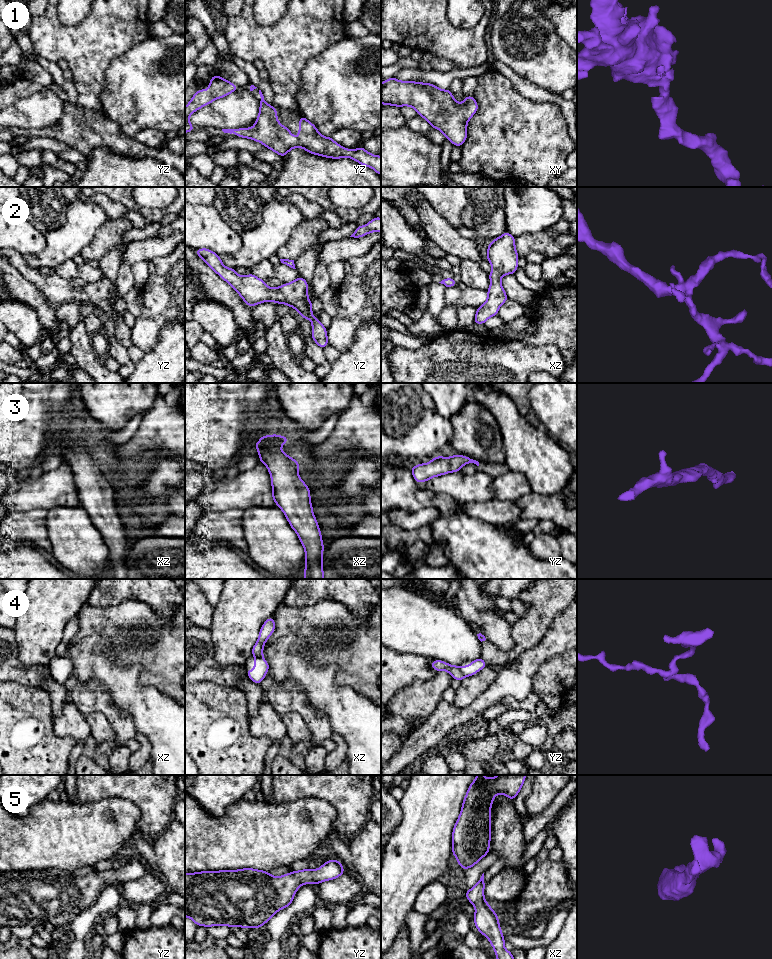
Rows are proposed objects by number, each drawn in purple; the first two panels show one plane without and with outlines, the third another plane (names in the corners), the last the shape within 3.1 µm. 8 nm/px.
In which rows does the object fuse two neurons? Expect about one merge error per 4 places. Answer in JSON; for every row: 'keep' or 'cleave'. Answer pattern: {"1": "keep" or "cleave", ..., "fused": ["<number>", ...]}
{"1": "keep", "2": "keep", "3": "keep", "4": "cleave", "5": "keep", "fused": ["4"]}

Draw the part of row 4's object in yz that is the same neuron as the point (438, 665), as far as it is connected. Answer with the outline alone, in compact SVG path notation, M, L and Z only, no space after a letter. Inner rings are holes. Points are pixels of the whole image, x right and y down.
M433 660L431 663L431 667L438 672L440 672L442 670L447 671L448 673L451 674L453 679L456 679L460 682L464 678L463 674L461 673L461 670L458 666L450 665L444 661Z

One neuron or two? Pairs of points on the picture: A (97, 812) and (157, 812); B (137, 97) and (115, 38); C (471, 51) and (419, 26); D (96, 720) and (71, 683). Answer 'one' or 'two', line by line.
A: two
B: two
C: one
D: two

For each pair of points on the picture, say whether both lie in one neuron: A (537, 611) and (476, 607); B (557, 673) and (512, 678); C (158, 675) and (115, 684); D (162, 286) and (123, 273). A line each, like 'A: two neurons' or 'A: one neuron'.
A: two neurons
B: two neurons
C: two neurons
D: two neurons

